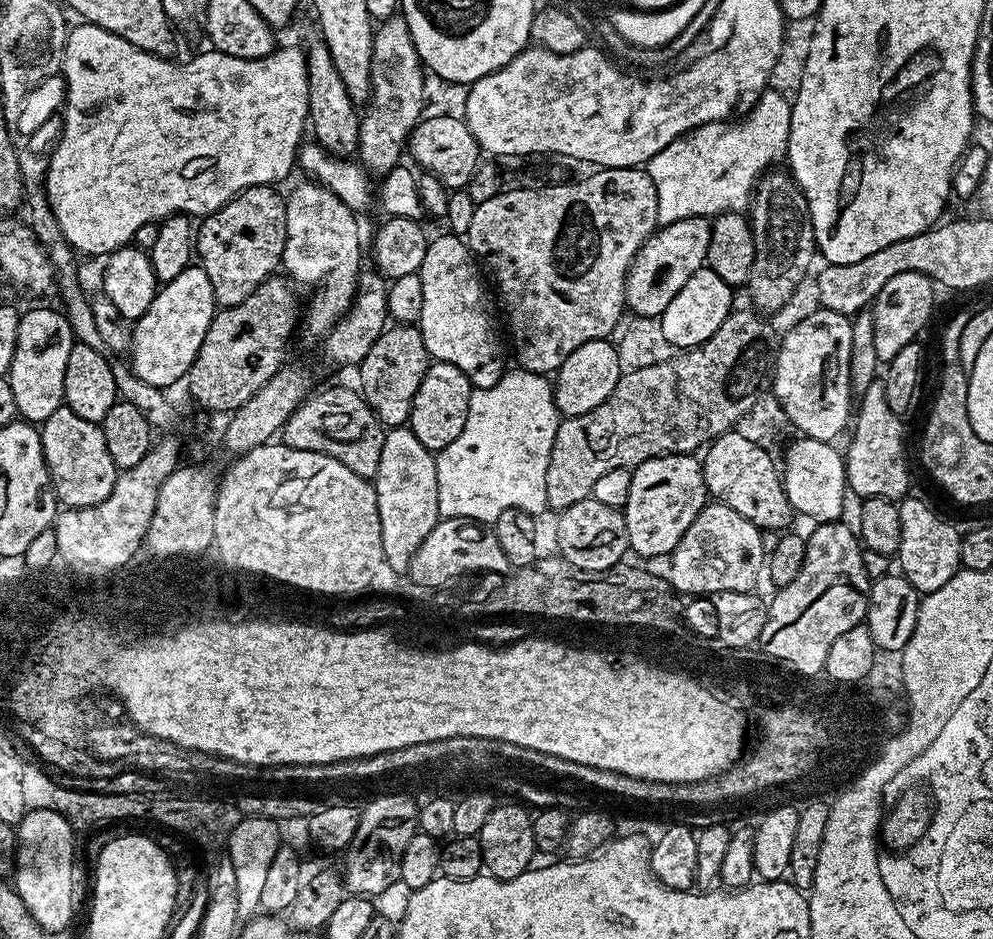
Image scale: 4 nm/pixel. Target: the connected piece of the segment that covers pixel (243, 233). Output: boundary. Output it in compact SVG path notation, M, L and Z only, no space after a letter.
M270 184L248 188L226 202L226 206L199 221L200 226L198 224L198 231L194 236L194 252L198 257L199 267L210 278L210 286L214 286L214 298L221 309L238 306L258 289L262 281L281 267L286 242L286 206L285 197L279 196L276 191Z

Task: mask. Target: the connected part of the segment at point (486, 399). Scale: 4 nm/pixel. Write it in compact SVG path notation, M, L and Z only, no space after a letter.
M513 369L505 371L494 386L473 389L462 433L435 455L441 519L462 517L476 523L494 524L507 509L521 509L537 518L547 511L546 472L562 416L554 398L555 387L547 375Z

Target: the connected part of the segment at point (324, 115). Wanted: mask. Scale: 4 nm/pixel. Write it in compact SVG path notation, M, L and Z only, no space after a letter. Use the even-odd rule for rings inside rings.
M316 38L309 48L306 48L304 58L308 71L308 119L310 132L314 135L315 143L322 145L326 151L337 158L348 158L360 146L361 113L357 105L352 103L350 94L346 94L346 86L342 86L342 77L334 66L334 58L324 45L323 39Z

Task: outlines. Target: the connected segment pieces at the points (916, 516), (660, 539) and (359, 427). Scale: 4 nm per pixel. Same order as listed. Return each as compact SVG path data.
M915 494L899 501L902 518L902 542L898 553L899 571L921 594L927 594L946 586L954 574L961 571L961 533L948 520L943 520L924 500Z
M695 455L655 456L636 465L630 478L630 494L622 509L629 549L640 556L667 557L676 551L678 542L709 500L704 466Z
M355 387L328 388L325 392L318 392L299 404L292 417L285 422L283 443L294 450L310 450L333 456L338 458L338 462L350 466L354 474L365 478L375 477L382 458L385 425L380 423L374 410Z

